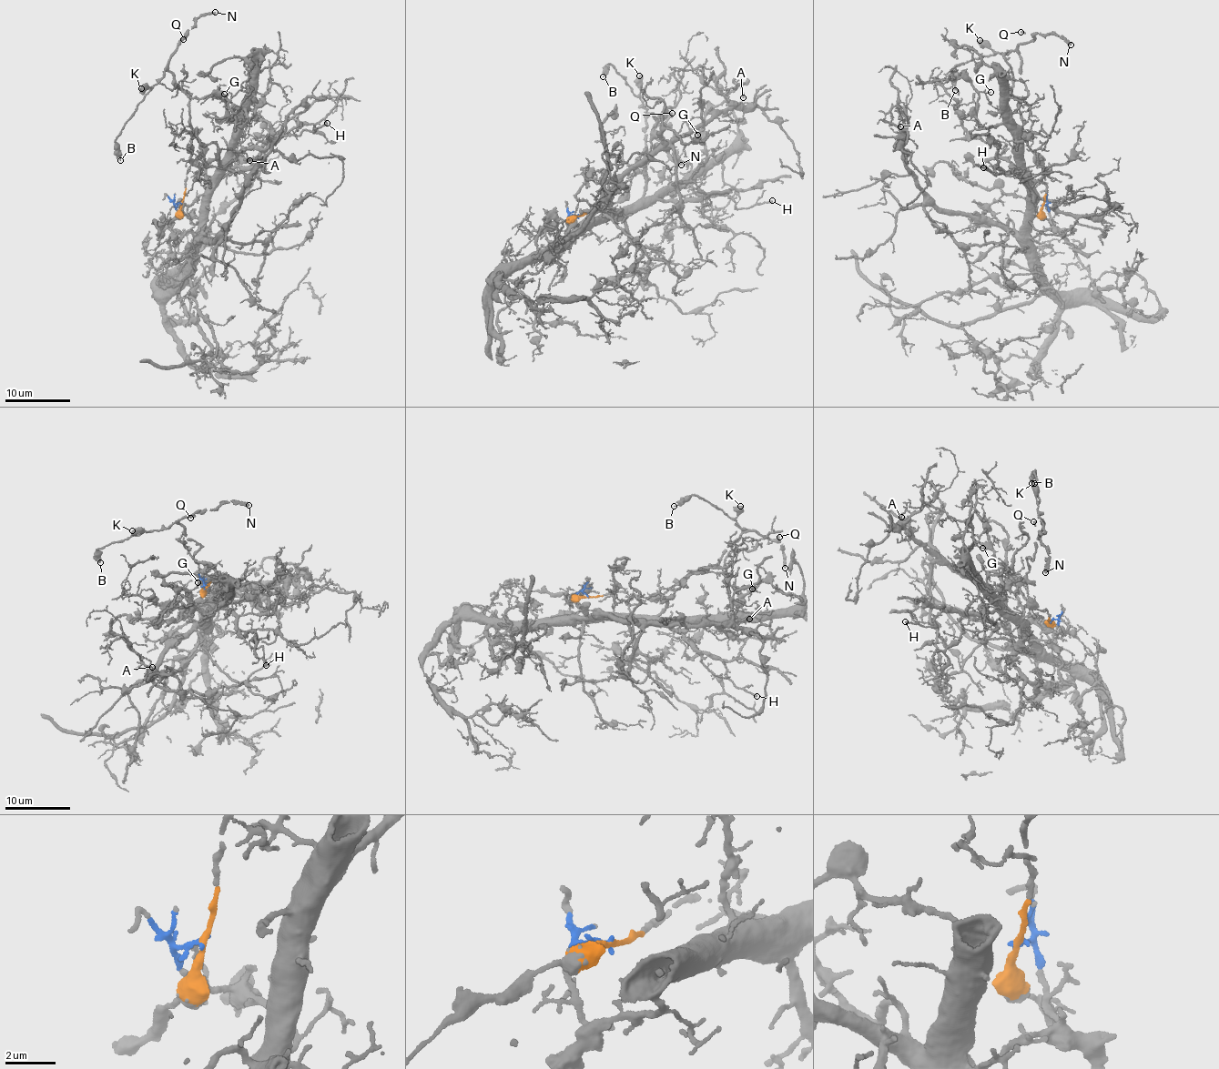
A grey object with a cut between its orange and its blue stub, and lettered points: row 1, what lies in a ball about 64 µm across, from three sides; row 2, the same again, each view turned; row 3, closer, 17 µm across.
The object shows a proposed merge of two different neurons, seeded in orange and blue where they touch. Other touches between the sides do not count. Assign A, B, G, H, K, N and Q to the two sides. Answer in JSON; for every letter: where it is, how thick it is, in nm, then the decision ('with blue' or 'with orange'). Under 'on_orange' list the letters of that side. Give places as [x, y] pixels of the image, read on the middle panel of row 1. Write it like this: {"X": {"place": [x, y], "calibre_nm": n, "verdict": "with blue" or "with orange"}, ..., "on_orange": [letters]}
{"A": {"place": [743, 97], "calibre_nm": 120, "verdict": "with blue"}, "B": {"place": [603, 76], "calibre_nm": 170, "verdict": "with orange"}, "G": {"place": [697, 135], "calibre_nm": 90, "verdict": "with blue"}, "H": {"place": [772, 200], "calibre_nm": 220, "verdict": "with blue"}, "K": {"place": [639, 75], "calibre_nm": 650, "verdict": "with orange"}, "N": {"place": [681, 165], "calibre_nm": 280, "verdict": "with orange"}, "Q": {"place": [672, 113], "calibre_nm": 160, "verdict": "with orange"}, "on_orange": ["B", "K", "N", "Q"]}

